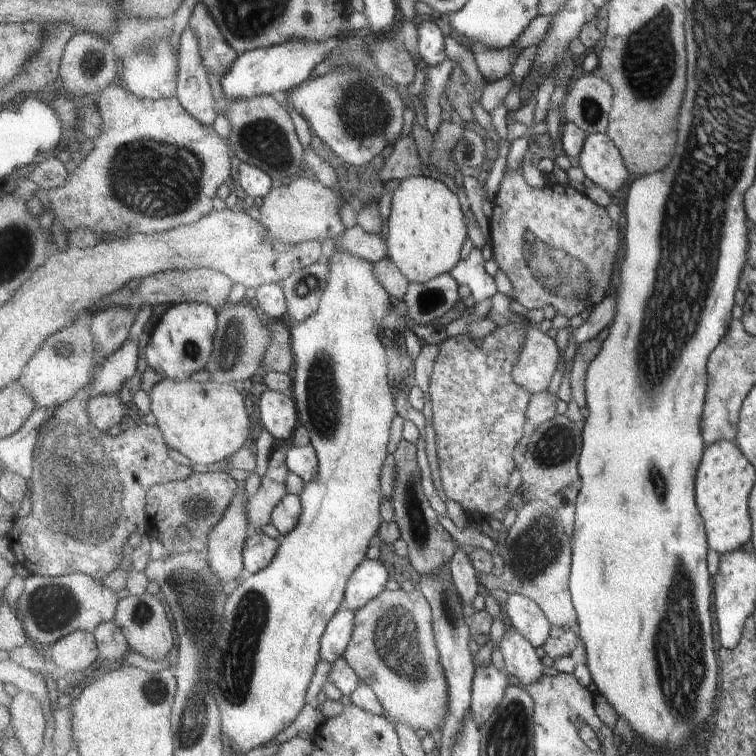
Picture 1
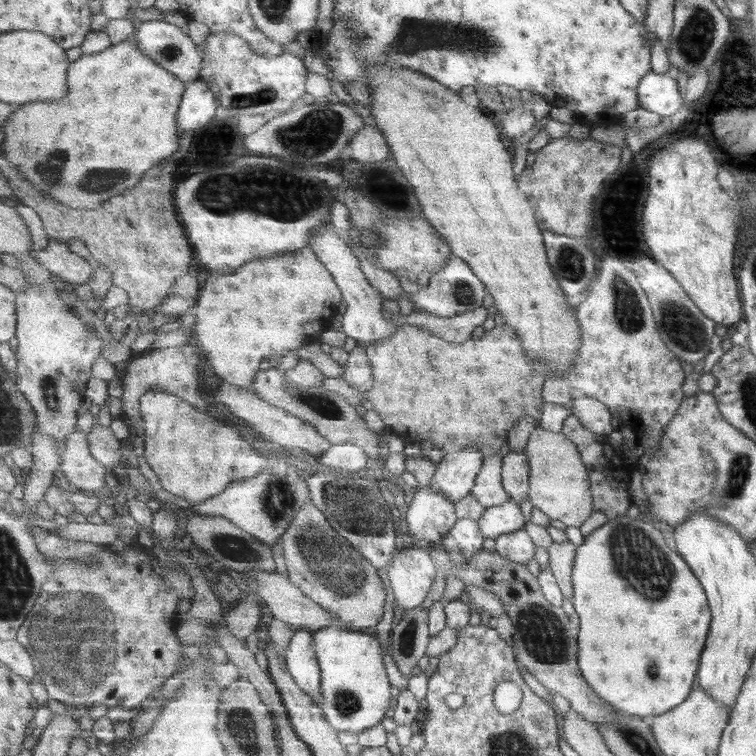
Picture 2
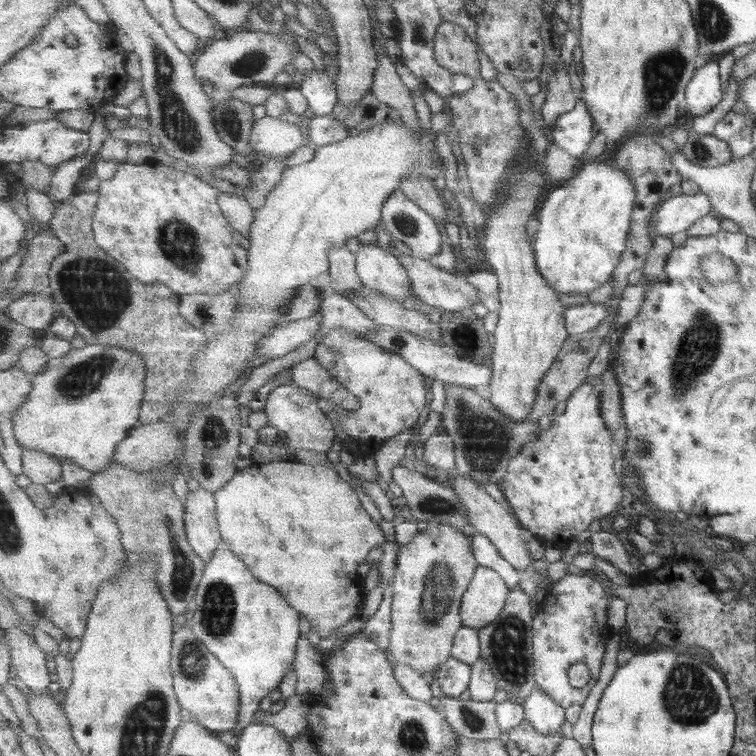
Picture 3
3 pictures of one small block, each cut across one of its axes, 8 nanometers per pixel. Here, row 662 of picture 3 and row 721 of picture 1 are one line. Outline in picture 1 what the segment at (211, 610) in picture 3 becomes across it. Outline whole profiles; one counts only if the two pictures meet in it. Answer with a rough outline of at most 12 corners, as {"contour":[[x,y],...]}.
{"contour":[[340,249],[291,328],[319,478],[206,655],[265,746],[376,542],[398,366],[375,263]]}

